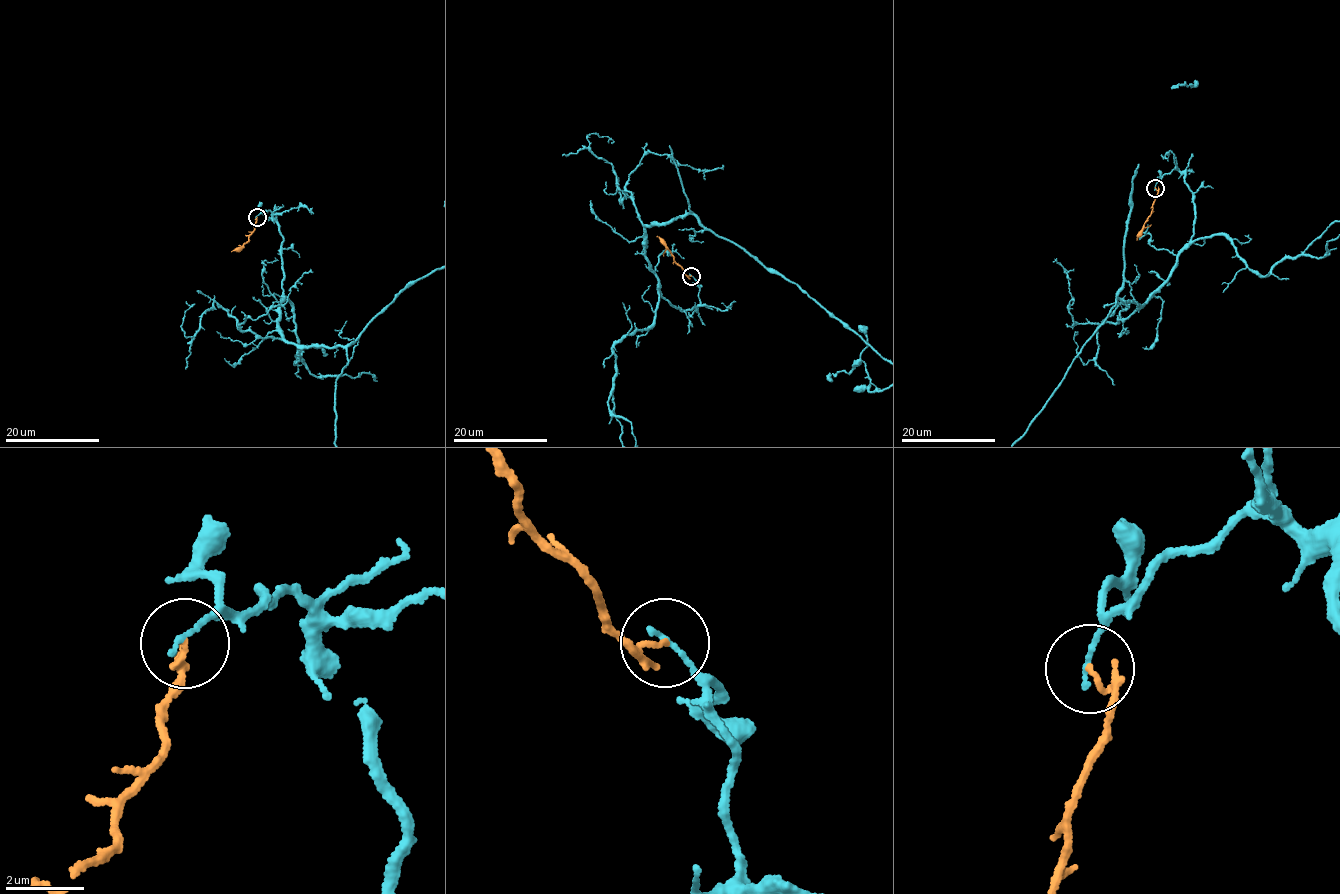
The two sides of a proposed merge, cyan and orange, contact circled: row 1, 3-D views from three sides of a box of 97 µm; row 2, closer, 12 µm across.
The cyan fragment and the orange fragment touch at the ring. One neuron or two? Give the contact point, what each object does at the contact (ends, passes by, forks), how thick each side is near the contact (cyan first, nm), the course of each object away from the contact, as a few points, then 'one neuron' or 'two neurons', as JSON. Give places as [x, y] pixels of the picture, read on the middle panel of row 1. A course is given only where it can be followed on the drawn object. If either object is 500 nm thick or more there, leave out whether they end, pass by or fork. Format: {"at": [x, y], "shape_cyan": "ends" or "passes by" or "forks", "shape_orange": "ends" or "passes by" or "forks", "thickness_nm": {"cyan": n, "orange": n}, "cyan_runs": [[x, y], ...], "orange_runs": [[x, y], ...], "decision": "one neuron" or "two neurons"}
{"at": [691, 276], "shape_cyan": "ends", "shape_orange": "passes by", "thickness_nm": {"cyan": 130, "orange": 80}, "cyan_runs": [[692, 276], [700, 305], [683, 311], [661, 297], [644, 255], [646, 228], [691, 212]], "orange_runs": [[691, 276], [683, 273], [666, 244], [656, 235]], "decision": "two neurons"}

